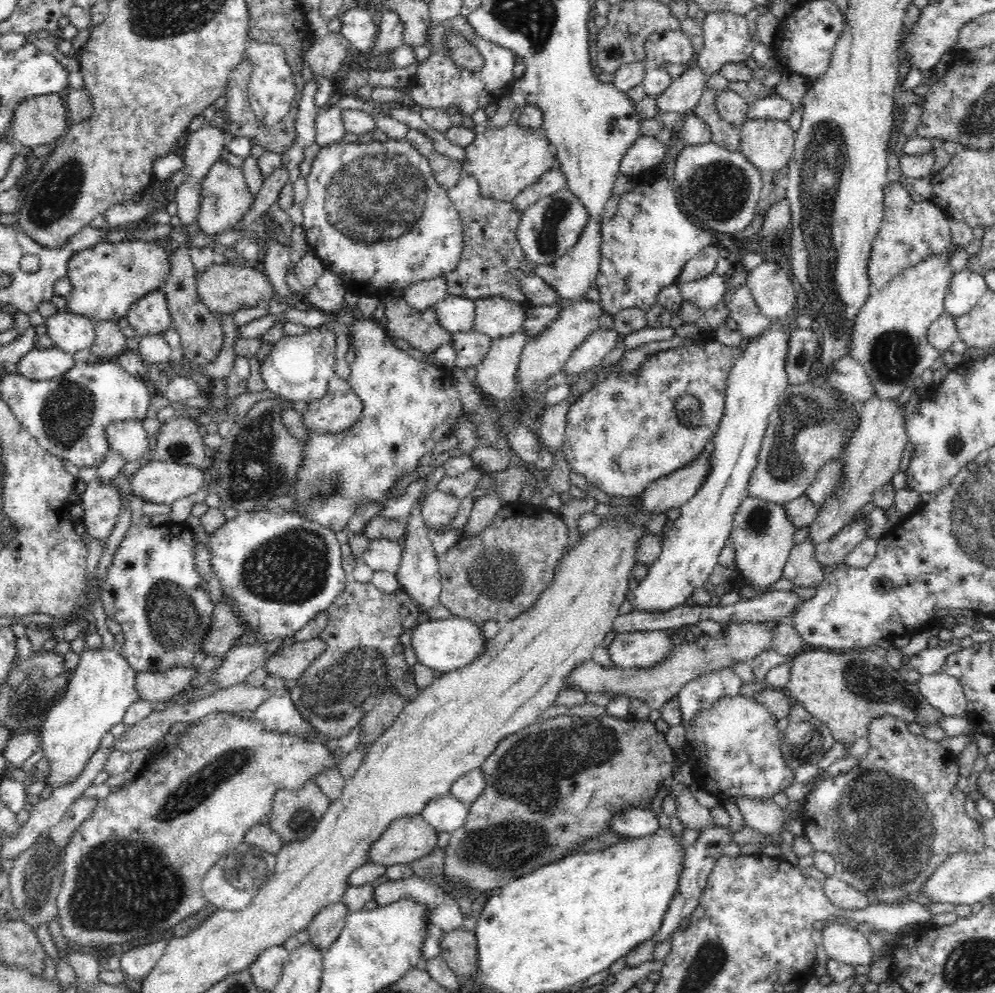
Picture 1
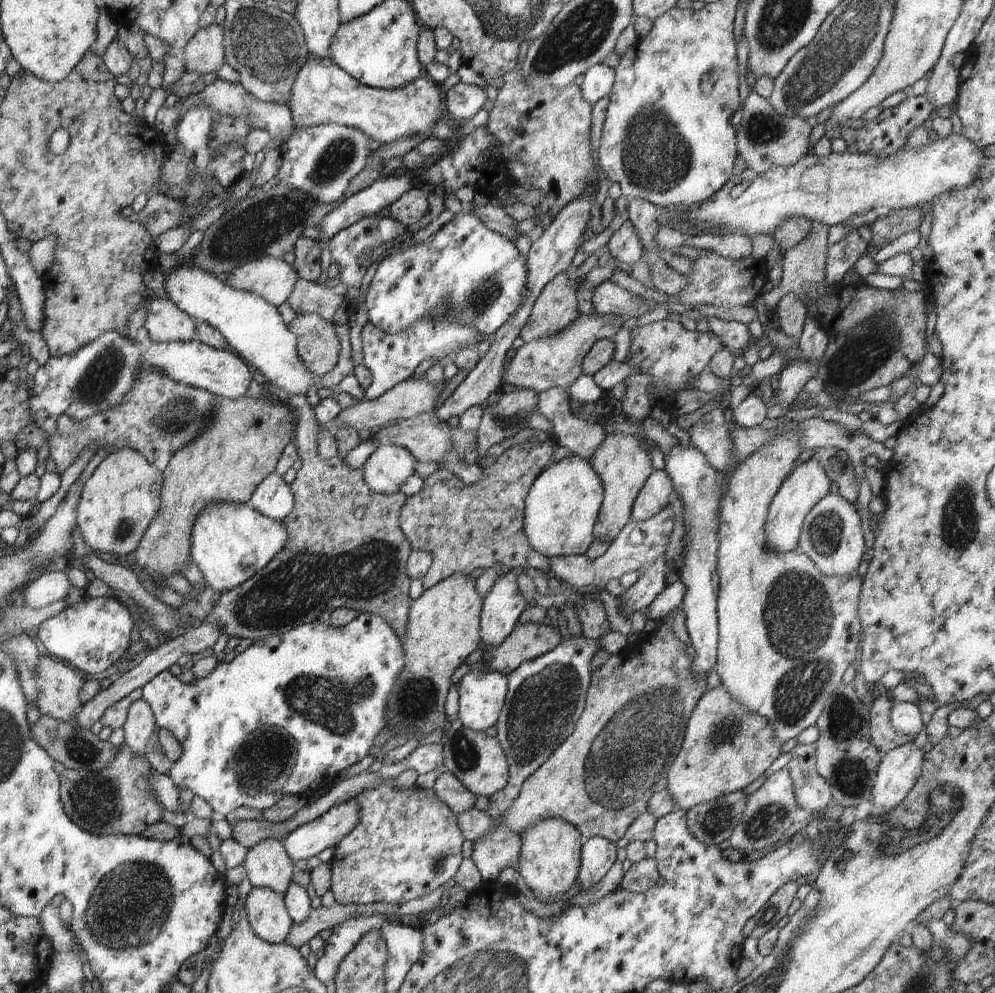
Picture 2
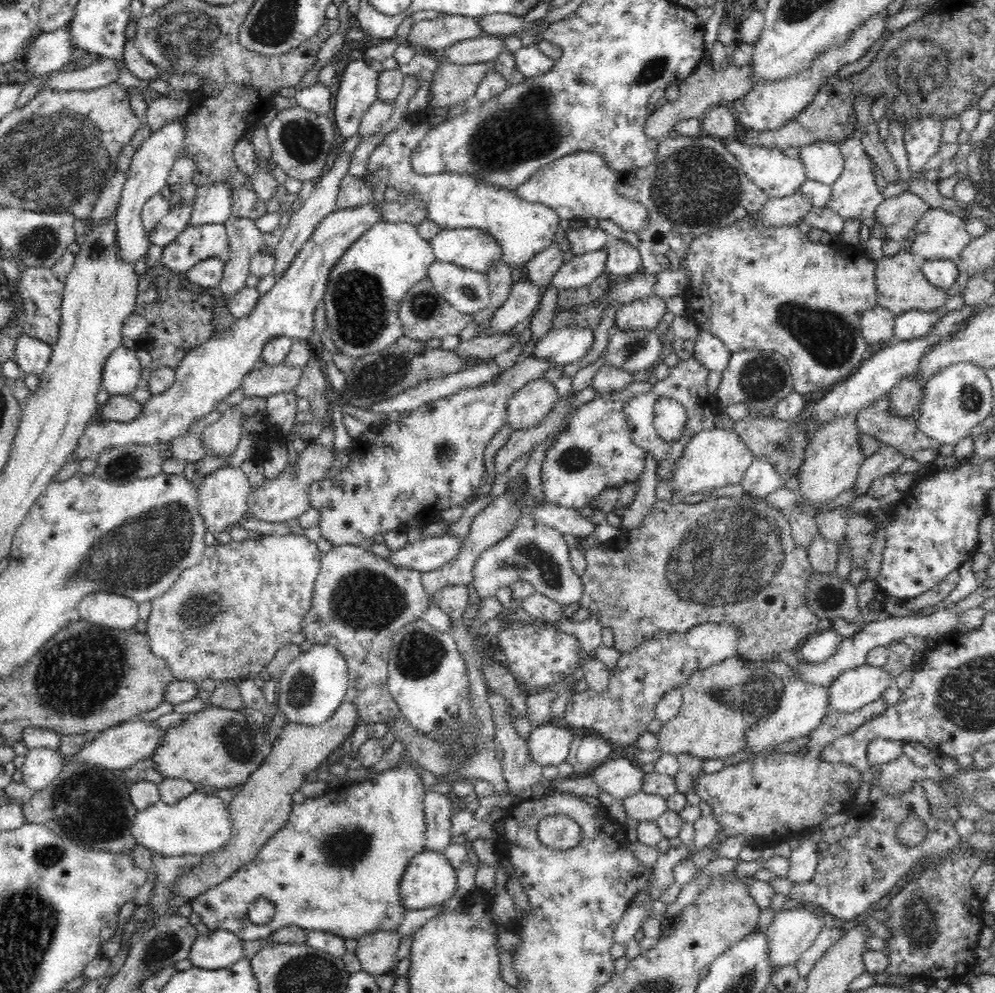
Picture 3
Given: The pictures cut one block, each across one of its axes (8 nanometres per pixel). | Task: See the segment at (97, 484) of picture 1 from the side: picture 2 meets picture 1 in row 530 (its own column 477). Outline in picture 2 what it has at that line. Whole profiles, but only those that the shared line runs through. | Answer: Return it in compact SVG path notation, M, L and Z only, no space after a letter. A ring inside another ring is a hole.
M458 82L444 96L446 117L471 122L472 117L482 109L486 100L487 93L482 88Z

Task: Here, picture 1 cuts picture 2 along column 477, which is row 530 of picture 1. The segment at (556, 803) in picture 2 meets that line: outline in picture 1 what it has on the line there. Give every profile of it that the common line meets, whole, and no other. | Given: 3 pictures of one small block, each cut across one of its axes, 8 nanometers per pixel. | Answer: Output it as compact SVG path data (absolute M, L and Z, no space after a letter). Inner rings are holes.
M870 398L859 406L859 428L846 446L842 475L844 480L838 489L827 499L823 510L820 510L809 526L809 541L814 545L830 540L846 526L850 517L860 511L866 504L873 502L878 490L892 480L899 471L900 462L904 460L904 450L908 448L909 437L905 417L898 400L881 400Z

